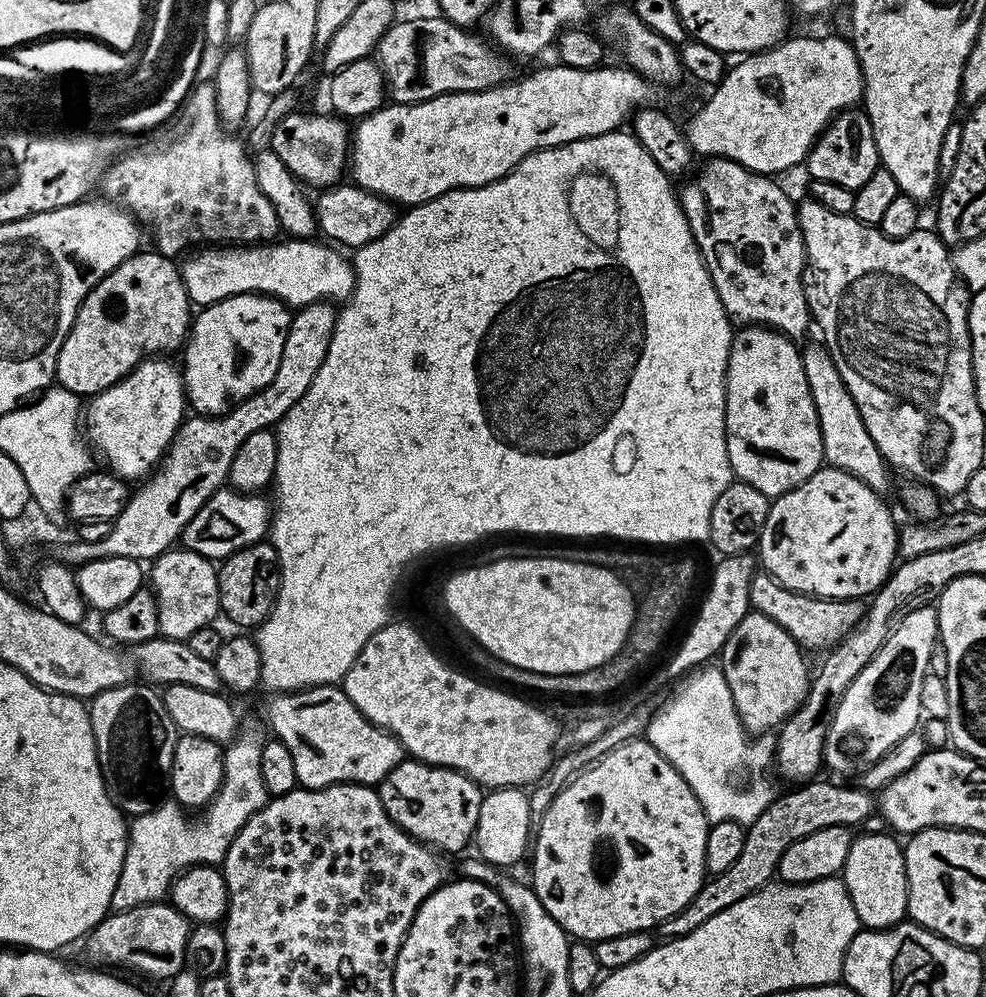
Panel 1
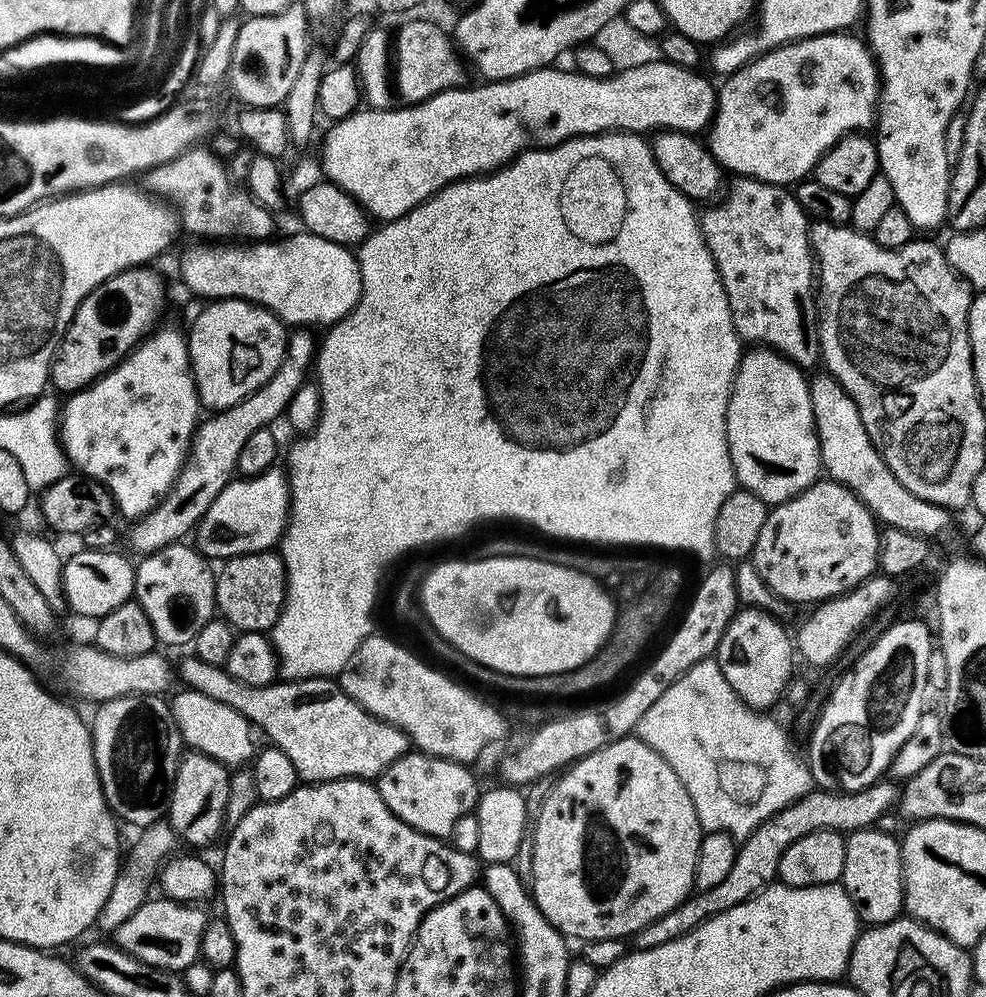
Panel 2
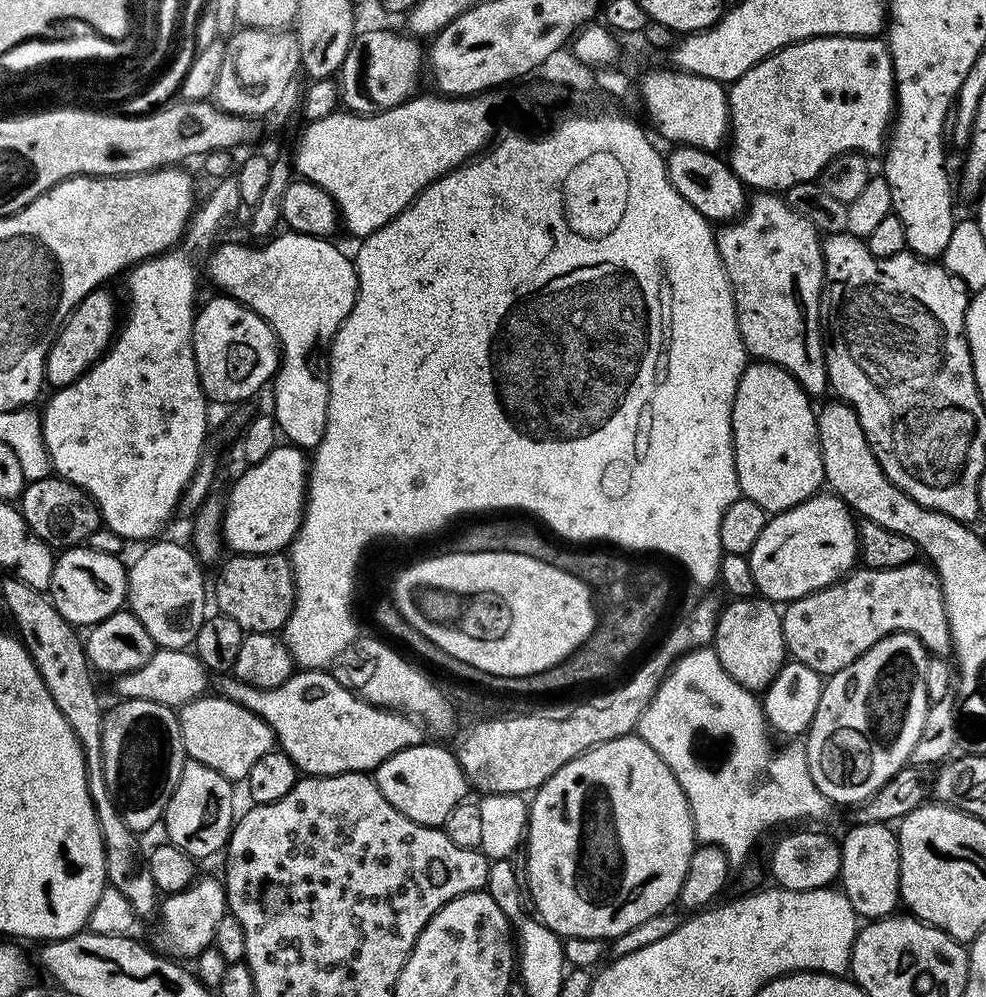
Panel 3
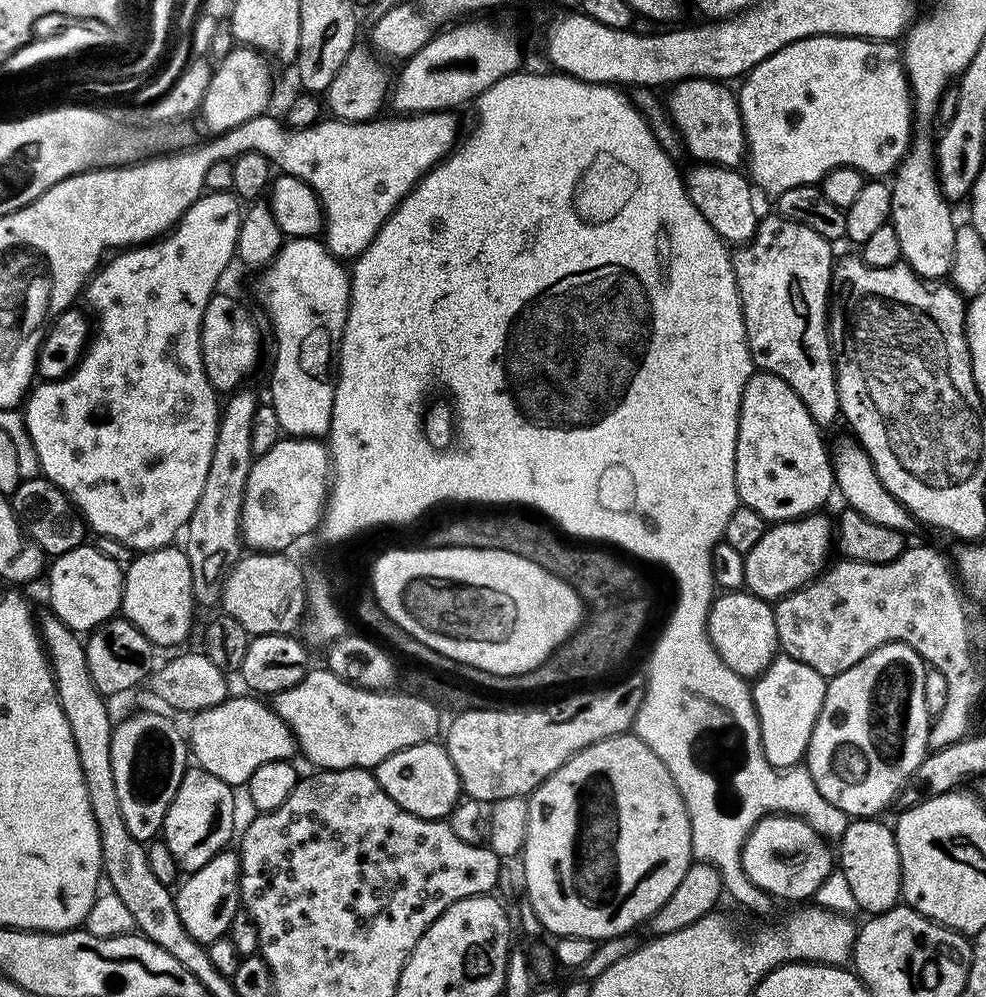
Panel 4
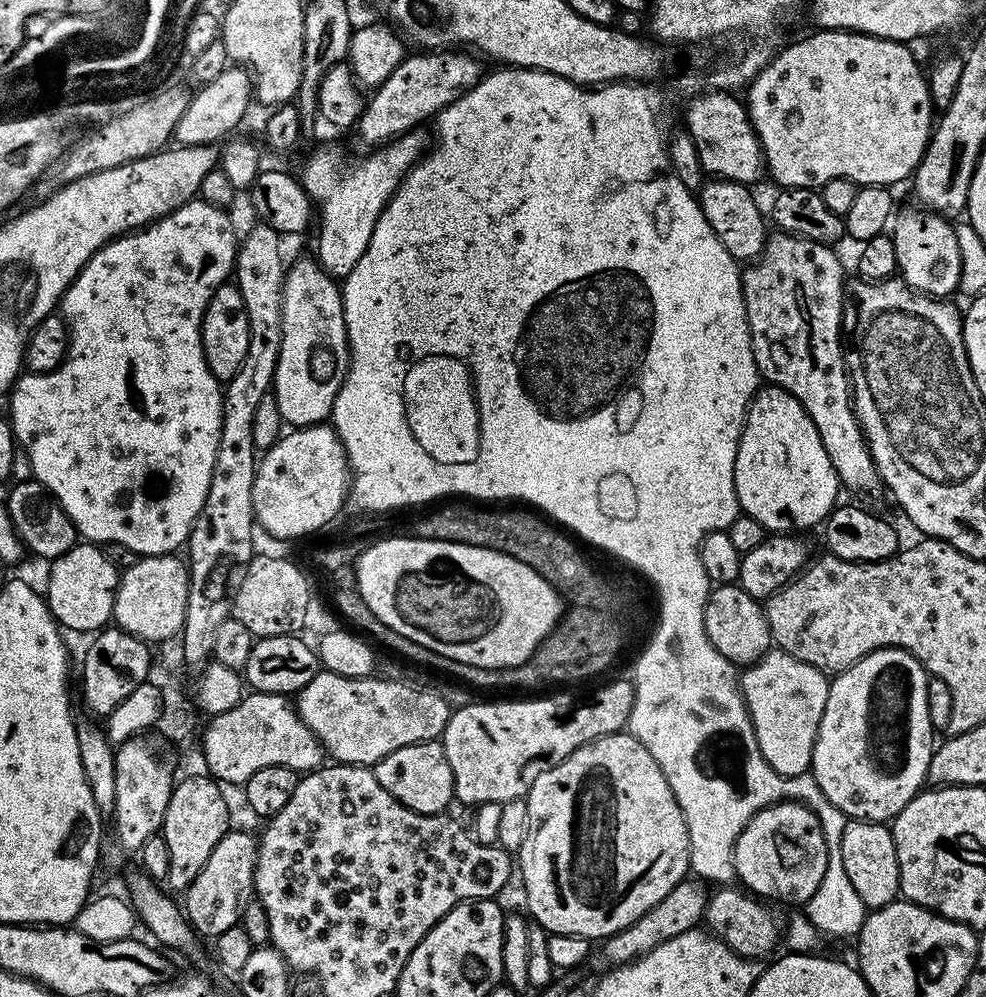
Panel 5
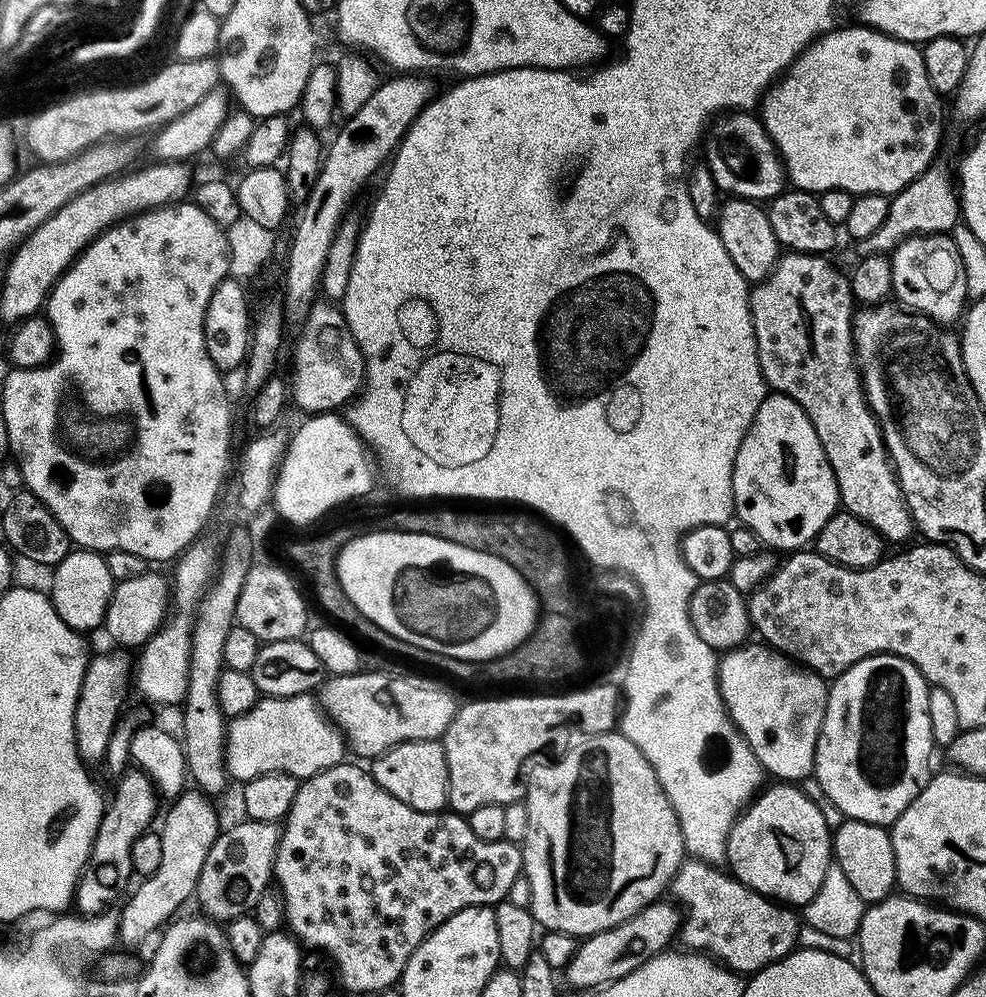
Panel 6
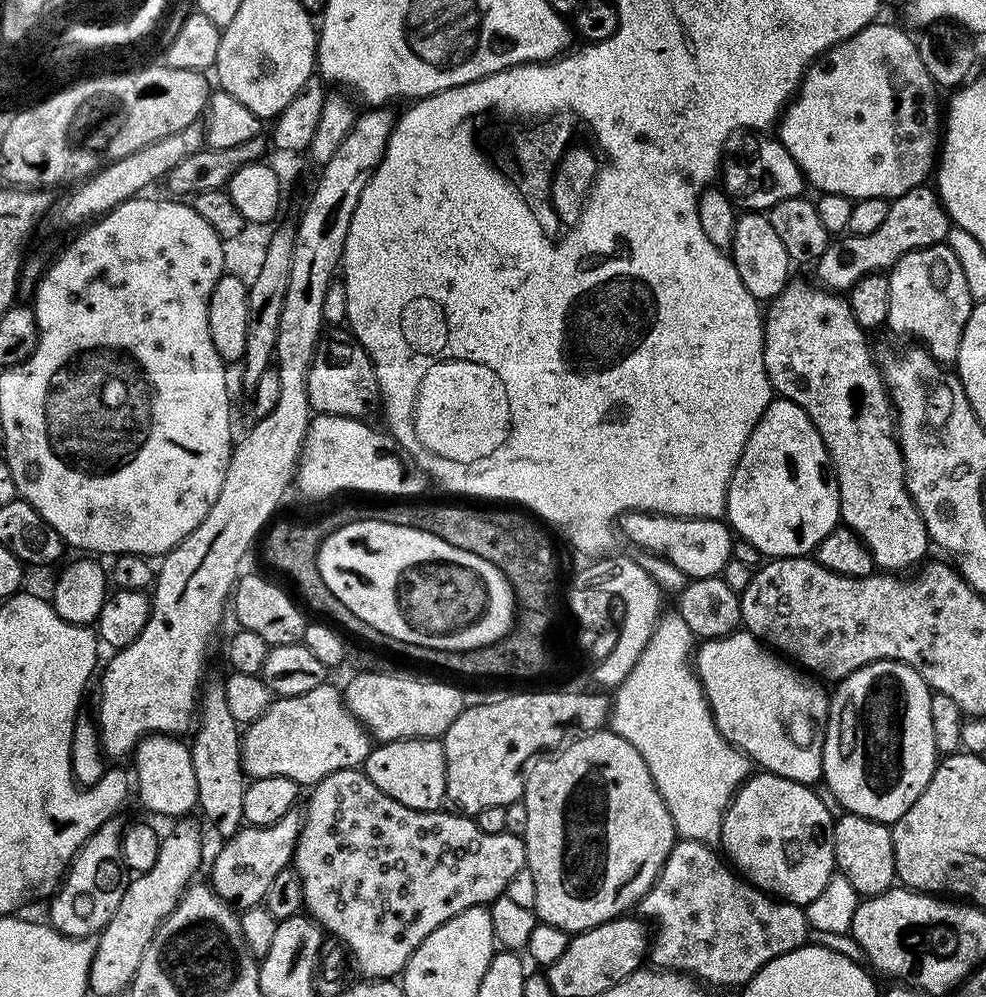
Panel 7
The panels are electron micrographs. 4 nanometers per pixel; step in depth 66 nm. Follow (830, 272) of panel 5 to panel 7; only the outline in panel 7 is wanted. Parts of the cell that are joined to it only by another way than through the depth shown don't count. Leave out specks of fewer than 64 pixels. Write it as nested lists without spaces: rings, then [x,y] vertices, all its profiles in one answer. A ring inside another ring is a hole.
[[[789,279],[788,284],[767,305],[766,315],[764,316],[764,361],[766,362],[766,374],[770,378],[773,389],[783,399],[794,402],[804,413],[811,418],[822,442],[828,451],[828,458],[832,461],[832,471],[836,478],[836,485],[840,491],[840,518],[843,527],[849,528],[856,533],[860,540],[868,547],[872,555],[873,565],[877,569],[889,574],[900,574],[905,570],[912,570],[925,559],[924,556],[930,549],[928,531],[922,520],[922,514],[916,509],[916,504],[912,500],[912,495],[908,492],[908,483],[904,477],[904,456],[900,453],[900,442],[896,435],[896,418],[892,407],[892,397],[888,394],[888,385],[884,383],[884,378],[880,374],[877,361],[872,360],[872,352],[868,349],[868,340],[865,329],[860,327],[854,314],[850,310],[847,299],[843,295],[837,294],[823,286],[815,283],[807,284],[804,280]]]

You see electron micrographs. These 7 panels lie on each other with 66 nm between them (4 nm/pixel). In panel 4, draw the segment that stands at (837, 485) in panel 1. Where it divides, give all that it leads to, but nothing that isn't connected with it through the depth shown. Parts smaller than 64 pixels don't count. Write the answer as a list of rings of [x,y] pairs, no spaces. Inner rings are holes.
[[[824,514],[800,516],[796,520],[782,520],[773,523],[765,527],[758,546],[754,546],[754,550],[747,552],[744,557],[744,588],[753,596],[769,602],[781,600],[791,592],[797,592],[802,585],[815,580],[829,563],[828,551],[833,551],[833,548],[834,524],[831,519],[827,520]]]

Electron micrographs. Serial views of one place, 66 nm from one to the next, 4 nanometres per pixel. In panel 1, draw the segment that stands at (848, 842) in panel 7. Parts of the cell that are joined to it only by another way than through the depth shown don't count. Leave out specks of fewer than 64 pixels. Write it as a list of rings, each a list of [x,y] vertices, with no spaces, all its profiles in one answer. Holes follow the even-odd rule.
[[[884,832],[857,835],[846,854],[842,871],[850,902],[854,902],[854,914],[858,914],[861,925],[868,930],[892,928],[896,924],[905,923],[908,915],[908,879],[904,849],[901,841],[896,841],[899,839],[895,835]]]

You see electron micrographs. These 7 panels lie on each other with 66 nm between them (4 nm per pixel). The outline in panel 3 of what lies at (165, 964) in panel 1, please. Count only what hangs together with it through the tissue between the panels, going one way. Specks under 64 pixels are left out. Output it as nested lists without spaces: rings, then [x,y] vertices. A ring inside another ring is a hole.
[[[200,878],[186,890],[167,893],[158,904],[160,937],[154,943],[155,951],[169,958],[191,961],[198,954],[202,954],[202,950],[213,947],[214,930],[218,930],[218,922],[222,922],[227,912],[228,896],[219,879]]]

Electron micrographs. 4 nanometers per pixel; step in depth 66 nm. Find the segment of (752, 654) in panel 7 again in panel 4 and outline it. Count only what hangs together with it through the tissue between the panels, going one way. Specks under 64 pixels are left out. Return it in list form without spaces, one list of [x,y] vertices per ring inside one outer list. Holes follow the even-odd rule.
[[[780,654],[762,675],[755,677],[751,689],[756,717],[760,723],[762,750],[770,766],[781,770],[797,767],[807,757],[808,743],[826,698],[828,680],[818,674],[818,670],[810,670],[806,662],[798,662]]]

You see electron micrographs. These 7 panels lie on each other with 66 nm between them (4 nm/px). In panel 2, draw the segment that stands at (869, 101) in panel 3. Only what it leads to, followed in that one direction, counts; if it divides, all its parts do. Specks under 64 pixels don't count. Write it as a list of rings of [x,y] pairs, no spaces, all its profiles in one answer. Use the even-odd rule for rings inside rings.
[[[835,31],[830,32],[827,35],[818,35],[811,36],[808,39],[795,40],[792,43],[783,44],[780,48],[775,48],[771,52],[765,53],[763,56],[757,56],[755,60],[749,61],[747,65],[737,70],[737,72],[729,75],[724,85],[719,85],[717,94],[716,94],[716,113],[712,115],[712,122],[710,127],[706,132],[706,143],[708,145],[708,149],[712,151],[712,156],[716,161],[720,163],[721,168],[724,169],[725,173],[735,174],[736,176],[749,176],[750,178],[754,178],[755,180],[761,180],[762,182],[766,182],[767,184],[779,184],[781,186],[792,186],[797,182],[805,179],[815,169],[816,164],[821,160],[822,157],[829,152],[829,150],[838,143],[843,136],[848,136],[852,132],[864,132],[865,130],[871,129],[873,127],[875,118],[876,118],[876,110],[878,107],[878,101],[880,98],[880,71],[876,69],[876,59],[872,56],[872,50],[868,47],[867,43],[863,39],[860,40],[856,36],[848,36],[852,34],[845,34],[843,31]]]

